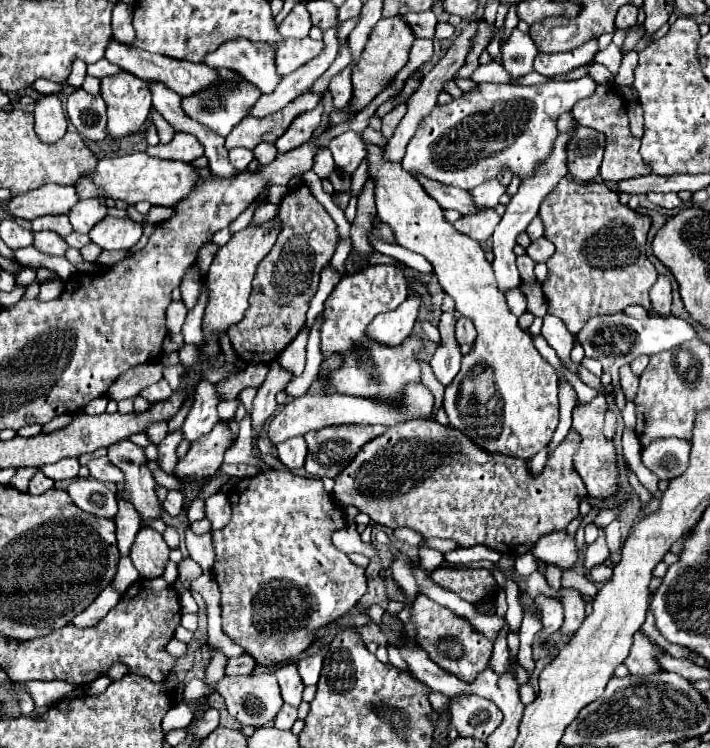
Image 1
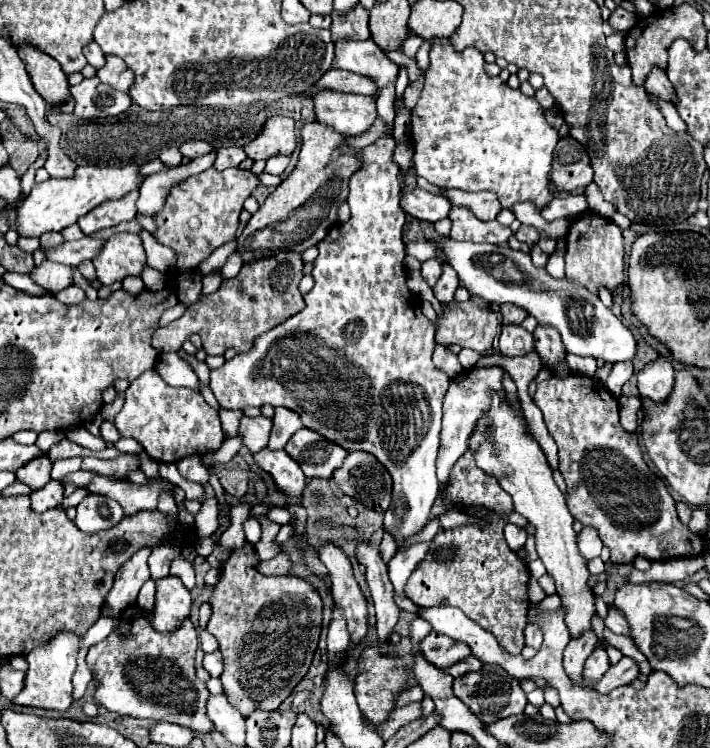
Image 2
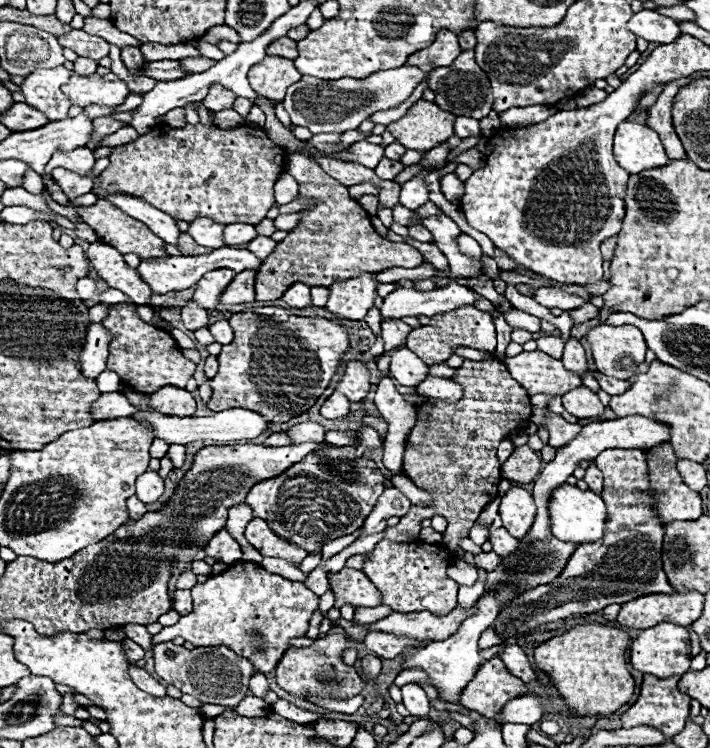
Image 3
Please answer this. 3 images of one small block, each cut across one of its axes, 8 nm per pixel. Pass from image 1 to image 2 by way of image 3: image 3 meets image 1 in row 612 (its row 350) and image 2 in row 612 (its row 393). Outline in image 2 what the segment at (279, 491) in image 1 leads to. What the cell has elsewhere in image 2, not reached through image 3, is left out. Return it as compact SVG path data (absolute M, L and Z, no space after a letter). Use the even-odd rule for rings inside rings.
M246 540L242 548L230 552L220 568L220 580L214 586L214 594L208 600L212 604L212 618L208 622L208 632L216 636L220 652L224 656L224 672L220 682L228 702L240 710L242 716L252 714L252 710L278 710L286 696L308 672L322 628L324 604L314 586L298 576L266 576L256 570L260 562L254 546Z

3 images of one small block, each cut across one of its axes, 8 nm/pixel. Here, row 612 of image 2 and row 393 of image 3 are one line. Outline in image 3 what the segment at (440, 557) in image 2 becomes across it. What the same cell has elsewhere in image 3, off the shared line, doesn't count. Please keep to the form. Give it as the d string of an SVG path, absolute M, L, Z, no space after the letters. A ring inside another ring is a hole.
M464 360L464 364L456 370L456 376L452 378L464 388L464 398L446 404L440 400L428 400L426 404L418 406L418 422L408 434L406 440L406 452L404 452L404 472L408 478L414 480L414 484L422 490L428 490L434 496L434 506L432 508L422 508L422 506L410 506L408 514L400 518L396 526L386 528L386 538L394 542L416 542L420 534L420 522L428 516L440 514L448 520L448 528L442 536L442 546L456 558L460 560L464 556L464 550L460 548L460 540L468 536L470 528L474 526L476 518L484 510L486 504L490 504L498 496L498 482L500 482L500 464L496 460L496 448L502 442L504 434L512 436L516 432L522 432L532 416L532 406L526 390L508 374L506 366L500 360L482 360L482 362L472 362Z

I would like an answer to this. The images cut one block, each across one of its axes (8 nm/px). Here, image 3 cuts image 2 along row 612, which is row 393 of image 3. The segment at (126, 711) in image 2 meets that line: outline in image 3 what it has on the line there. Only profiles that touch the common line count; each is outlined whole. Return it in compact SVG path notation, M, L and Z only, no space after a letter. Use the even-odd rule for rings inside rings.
M132 300L110 306L108 316L102 320L102 324L112 334L106 368L120 374L120 380L126 386L132 386L132 388L136 388L136 392L142 392L142 394L152 394L152 392L160 390L160 386L186 388L188 378L192 378L192 374L196 370L196 364L188 358L184 358L176 340L166 330L154 328L154 326L142 322L136 314L136 304Z

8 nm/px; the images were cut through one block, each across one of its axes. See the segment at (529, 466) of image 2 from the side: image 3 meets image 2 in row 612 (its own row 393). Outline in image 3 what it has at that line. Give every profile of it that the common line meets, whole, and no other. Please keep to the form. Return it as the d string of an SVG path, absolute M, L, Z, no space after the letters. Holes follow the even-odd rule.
M578 386L562 396L562 404L566 412L570 412L576 418L596 418L604 414L604 404L600 398L588 390L586 386Z

